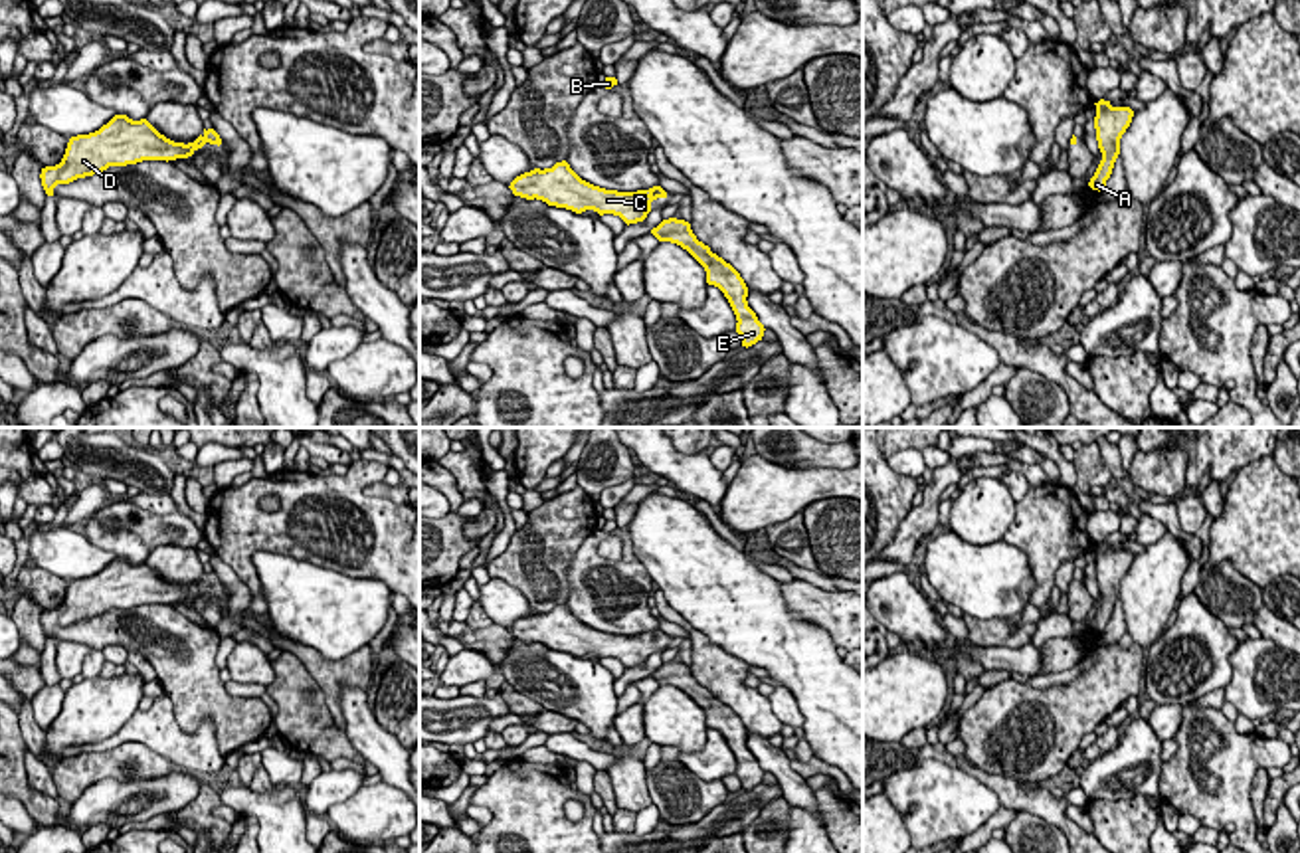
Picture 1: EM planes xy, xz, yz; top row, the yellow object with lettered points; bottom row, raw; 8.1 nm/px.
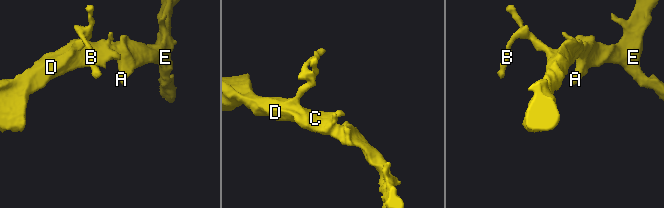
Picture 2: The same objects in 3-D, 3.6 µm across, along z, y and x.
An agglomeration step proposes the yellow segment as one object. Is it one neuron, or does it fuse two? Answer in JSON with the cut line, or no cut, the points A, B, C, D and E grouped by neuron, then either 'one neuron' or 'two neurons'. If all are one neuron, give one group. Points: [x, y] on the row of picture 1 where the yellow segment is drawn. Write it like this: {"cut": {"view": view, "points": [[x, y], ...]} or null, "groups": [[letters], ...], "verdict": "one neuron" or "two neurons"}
{"cut": null, "groups": [["A", "B", "C", "D", "E"]], "verdict": "one neuron"}

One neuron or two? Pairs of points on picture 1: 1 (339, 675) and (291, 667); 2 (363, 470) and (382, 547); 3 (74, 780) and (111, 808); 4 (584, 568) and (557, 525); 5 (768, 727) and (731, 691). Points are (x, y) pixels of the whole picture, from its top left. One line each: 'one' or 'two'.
1: two
2: one
3: two
4: two
5: one

